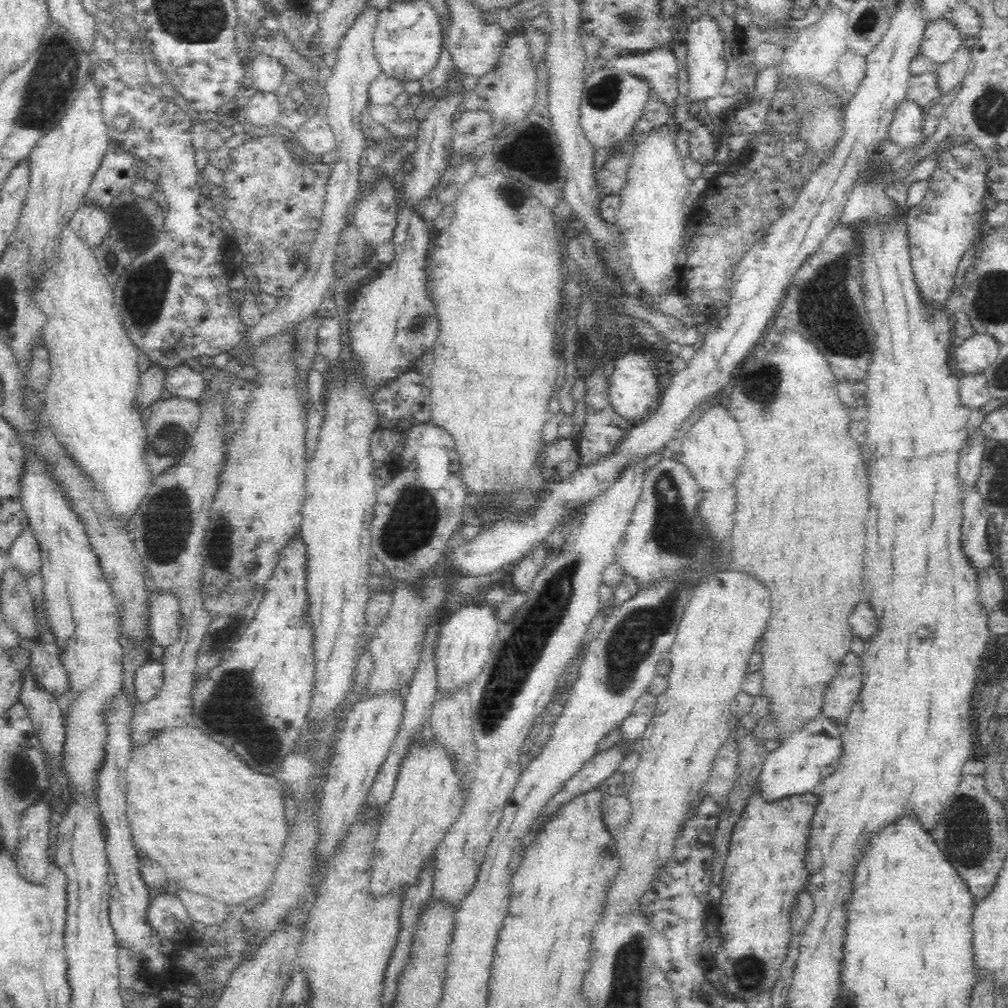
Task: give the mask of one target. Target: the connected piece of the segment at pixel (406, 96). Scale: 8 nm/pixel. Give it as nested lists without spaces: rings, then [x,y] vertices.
[[[384,72],[371,81],[367,89],[367,97],[369,102],[375,105],[397,102],[413,105],[419,99],[415,89],[395,77],[387,76]]]

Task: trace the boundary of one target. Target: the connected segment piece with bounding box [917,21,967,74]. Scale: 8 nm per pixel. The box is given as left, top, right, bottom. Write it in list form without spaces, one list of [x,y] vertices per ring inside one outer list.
[[[938,21],[924,28],[917,52],[932,63],[936,74],[943,64],[958,56],[963,43],[966,39],[948,22]]]

